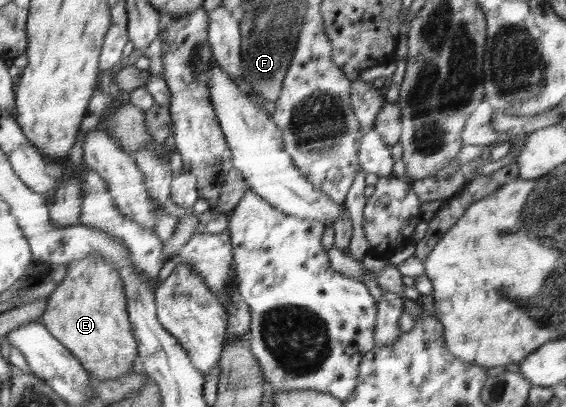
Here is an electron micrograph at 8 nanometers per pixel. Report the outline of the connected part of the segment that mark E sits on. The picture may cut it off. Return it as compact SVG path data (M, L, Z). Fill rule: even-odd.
M92 253L84 259L70 261L66 266L68 266L66 277L54 289L54 293L50 293L46 309L38 320L48 328L48 331L61 345L64 345L65 349L80 360L81 366L88 370L92 377L100 381L108 381L134 371L135 366L139 366L138 345L132 333L124 283L122 283L118 269L110 261L104 261L98 253Z

